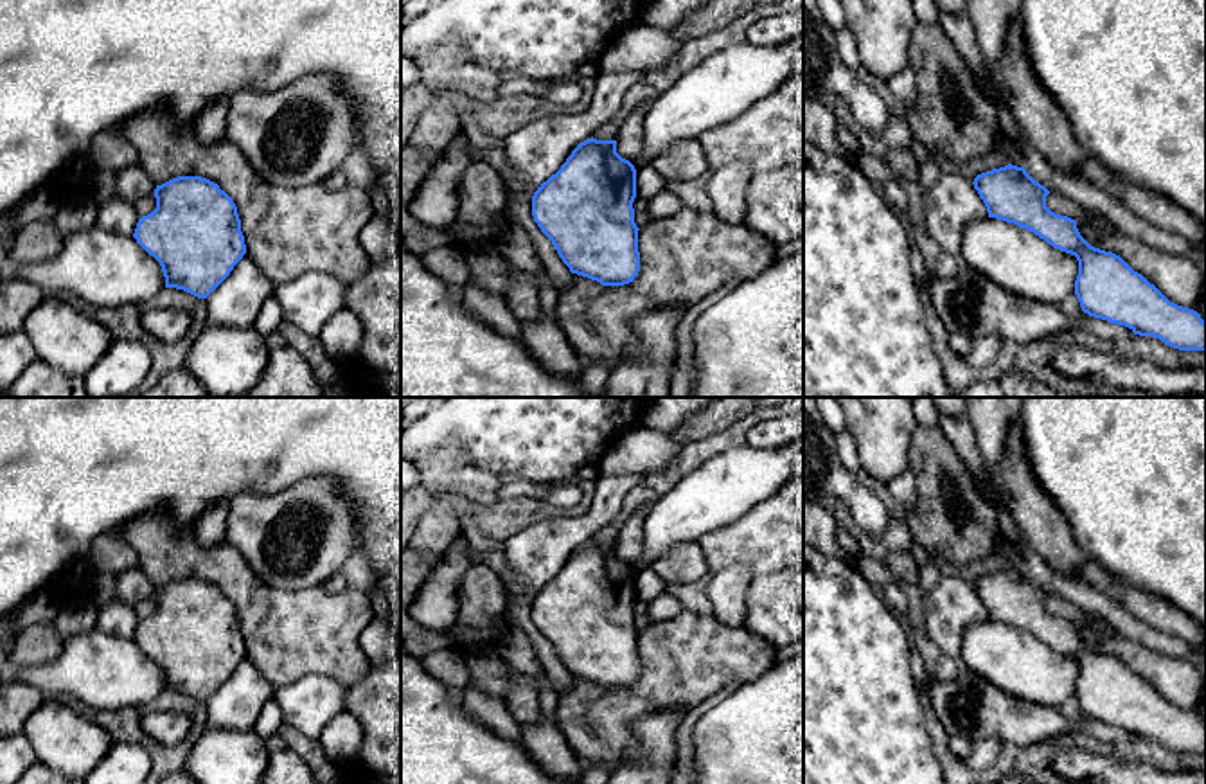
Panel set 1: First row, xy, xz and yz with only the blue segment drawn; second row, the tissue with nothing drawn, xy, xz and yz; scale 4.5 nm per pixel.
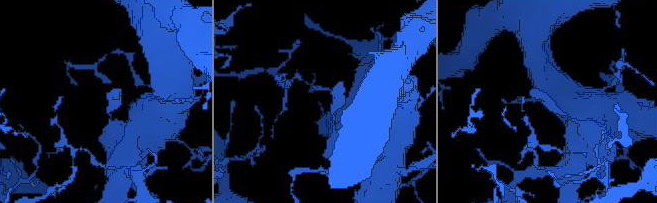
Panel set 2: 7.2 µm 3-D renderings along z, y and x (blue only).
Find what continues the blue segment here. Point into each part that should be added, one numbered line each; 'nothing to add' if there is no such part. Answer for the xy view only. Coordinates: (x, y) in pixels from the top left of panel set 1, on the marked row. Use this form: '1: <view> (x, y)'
1: xy (144, 205)

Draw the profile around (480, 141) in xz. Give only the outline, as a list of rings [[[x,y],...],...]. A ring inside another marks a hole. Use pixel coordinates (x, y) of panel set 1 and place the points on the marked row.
[[[466,111],[462,115],[462,120],[460,120],[460,131],[469,138],[471,146],[474,147],[474,156],[473,158],[478,158],[478,160],[485,160],[485,153],[491,149],[491,147],[500,147],[503,146],[503,140],[501,138],[494,138],[487,133],[483,133],[473,120],[471,113]]]

